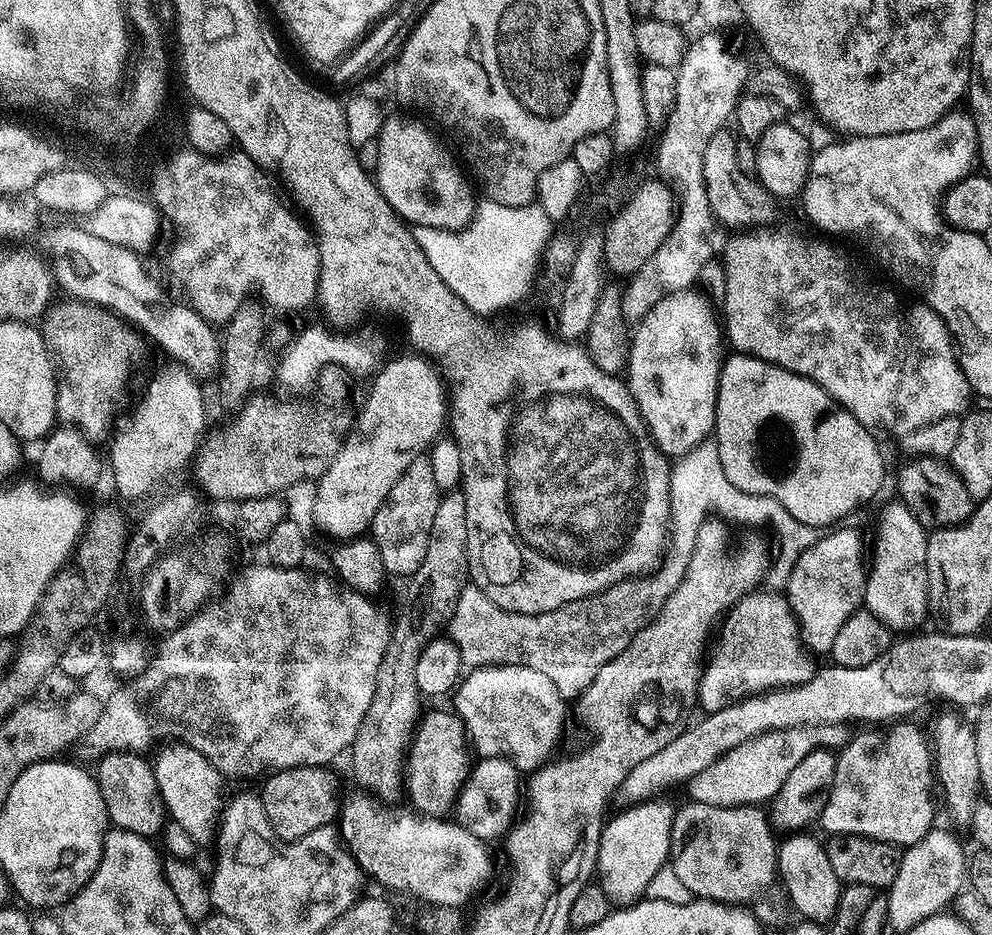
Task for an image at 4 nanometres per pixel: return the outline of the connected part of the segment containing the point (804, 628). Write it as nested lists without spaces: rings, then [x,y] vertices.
[[[844,527],[821,535],[806,551],[801,552],[786,581],[787,602],[796,616],[805,649],[812,654],[831,653],[838,630],[842,630],[846,618],[850,618],[850,614],[857,612],[864,603],[866,544],[864,548],[854,529]]]

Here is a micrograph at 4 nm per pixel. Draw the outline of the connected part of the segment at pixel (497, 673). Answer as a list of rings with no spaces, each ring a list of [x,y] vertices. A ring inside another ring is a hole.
[[[513,662],[510,664],[489,664],[476,666],[472,673],[465,675],[455,689],[456,705],[454,711],[464,724],[464,734],[467,737],[471,751],[477,752],[477,757],[489,760],[502,758],[509,760],[521,774],[531,774],[536,769],[553,759],[552,747],[560,740],[560,731],[564,728],[564,708],[566,701],[558,694],[558,690],[542,674],[542,670],[534,670],[531,663]]]

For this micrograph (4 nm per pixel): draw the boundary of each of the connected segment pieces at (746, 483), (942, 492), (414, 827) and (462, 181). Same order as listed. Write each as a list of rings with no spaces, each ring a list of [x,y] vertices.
[[[732,354],[732,357],[725,359],[720,365],[720,381],[718,382],[718,394],[716,395],[716,426],[714,439],[718,446],[718,458],[722,458],[722,470],[726,470],[726,478],[738,486],[746,494],[758,494],[766,498],[774,498],[794,518],[798,518],[800,524],[811,528],[827,529],[829,526],[836,526],[841,523],[843,516],[851,514],[855,508],[863,506],[867,500],[876,496],[876,491],[884,484],[884,456],[880,453],[877,437],[873,436],[854,414],[850,414],[841,404],[837,404],[829,392],[822,390],[822,386],[815,384],[810,378],[802,378],[785,368],[779,368],[777,364],[771,364],[760,360],[756,356],[743,354]]]
[[[913,455],[896,472],[896,488],[900,491],[899,499],[908,507],[910,514],[926,530],[948,528],[970,518],[974,502],[966,490],[960,475],[952,469],[947,459],[939,456]]]
[[[356,790],[353,796],[343,797],[342,803],[338,808],[338,835],[348,850],[348,855],[354,857],[357,866],[360,867],[361,873],[365,877],[368,876],[372,880],[377,880],[384,888],[389,888],[392,892],[409,892],[416,900],[421,900],[421,905],[431,906],[433,908],[454,908],[457,910],[463,909],[463,904],[483,886],[488,880],[488,875],[492,872],[492,860],[488,857],[485,841],[479,840],[474,834],[470,834],[470,830],[466,830],[461,824],[453,822],[448,818],[438,816],[422,816],[415,811],[407,810],[408,812],[392,812],[393,805],[391,803],[378,800],[371,792],[367,790]]]
[[[412,114],[404,115],[408,116],[385,115],[384,125],[380,127],[374,144],[374,179],[380,193],[405,225],[408,223],[416,228],[437,228],[454,233],[467,229],[478,209],[478,199],[472,193],[473,181],[466,172],[464,177],[460,169],[461,161],[452,157],[451,150],[427,128],[429,125],[423,119]]]

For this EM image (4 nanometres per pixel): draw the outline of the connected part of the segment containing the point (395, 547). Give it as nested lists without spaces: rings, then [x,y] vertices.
[[[421,458],[400,475],[390,494],[382,502],[378,514],[374,514],[370,539],[382,554],[382,566],[389,577],[411,578],[426,558],[426,546],[430,546],[430,530],[434,526],[434,514],[438,514],[441,489],[434,482],[434,466],[431,459]]]

